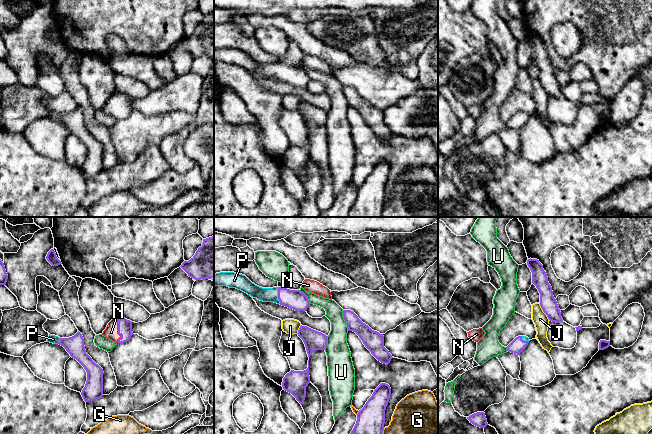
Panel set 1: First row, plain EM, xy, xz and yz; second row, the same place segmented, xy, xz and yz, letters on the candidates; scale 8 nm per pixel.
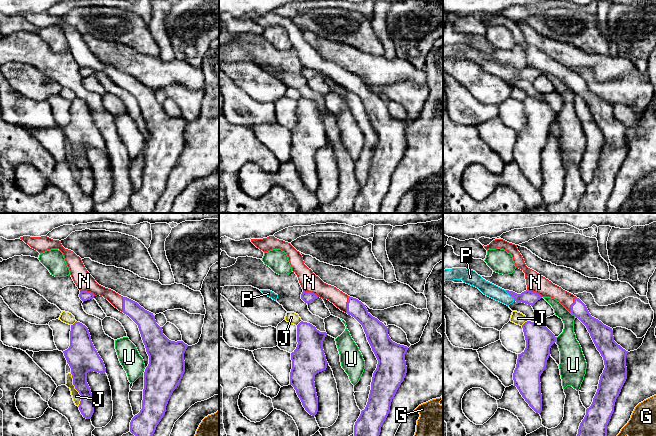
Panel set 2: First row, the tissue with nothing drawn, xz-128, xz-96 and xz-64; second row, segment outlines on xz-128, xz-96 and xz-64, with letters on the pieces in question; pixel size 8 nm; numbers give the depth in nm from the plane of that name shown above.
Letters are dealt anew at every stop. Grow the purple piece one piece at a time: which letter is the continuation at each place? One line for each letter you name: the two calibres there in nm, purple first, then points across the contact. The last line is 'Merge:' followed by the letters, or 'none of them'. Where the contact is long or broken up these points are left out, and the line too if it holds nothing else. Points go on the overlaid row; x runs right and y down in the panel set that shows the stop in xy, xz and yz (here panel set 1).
N: 110 nm thick on the purple side, 110 nm on the other
P: 160 nm thick on the purple side, 110 nm on the other; runs through xz (294, 299), (278, 295), (263, 294)
Merge: N, P

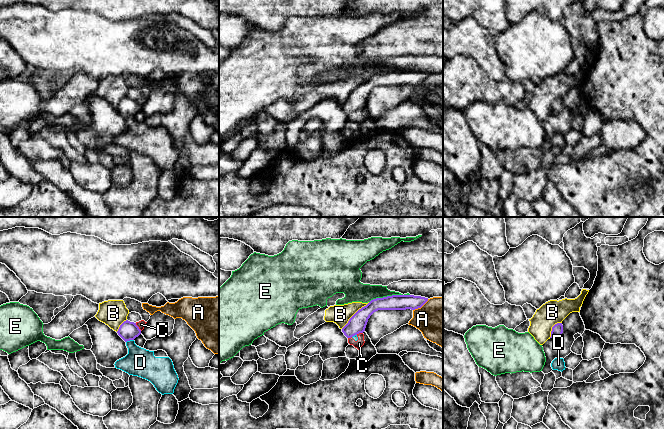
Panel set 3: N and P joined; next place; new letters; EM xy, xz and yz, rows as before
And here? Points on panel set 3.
Merge: none of them

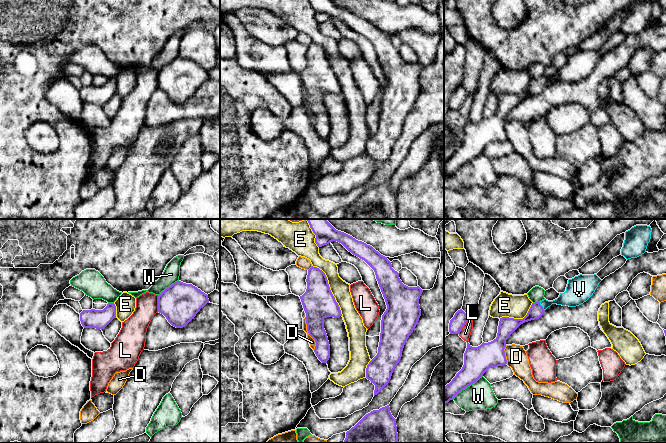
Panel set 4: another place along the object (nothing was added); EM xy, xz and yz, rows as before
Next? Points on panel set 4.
V: 110 nm thick on the purple side, 140 nm on the other; runs through yz (536, 310), (541, 306), (545, 303), (571, 298)
Merge: V

